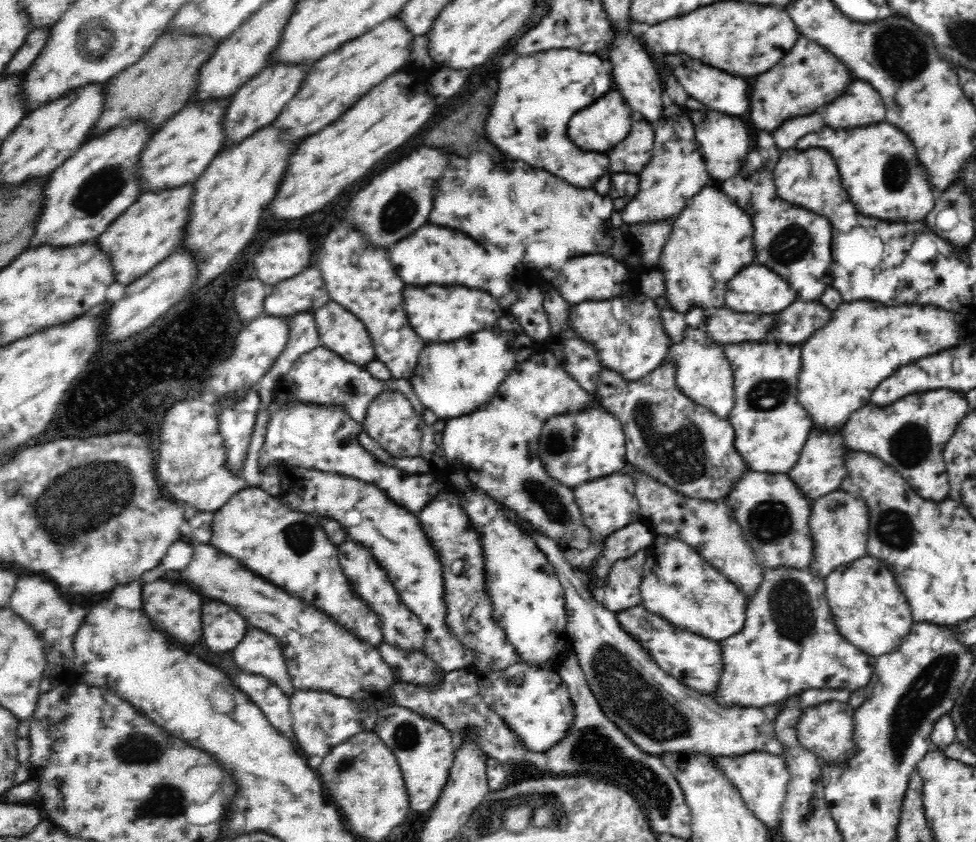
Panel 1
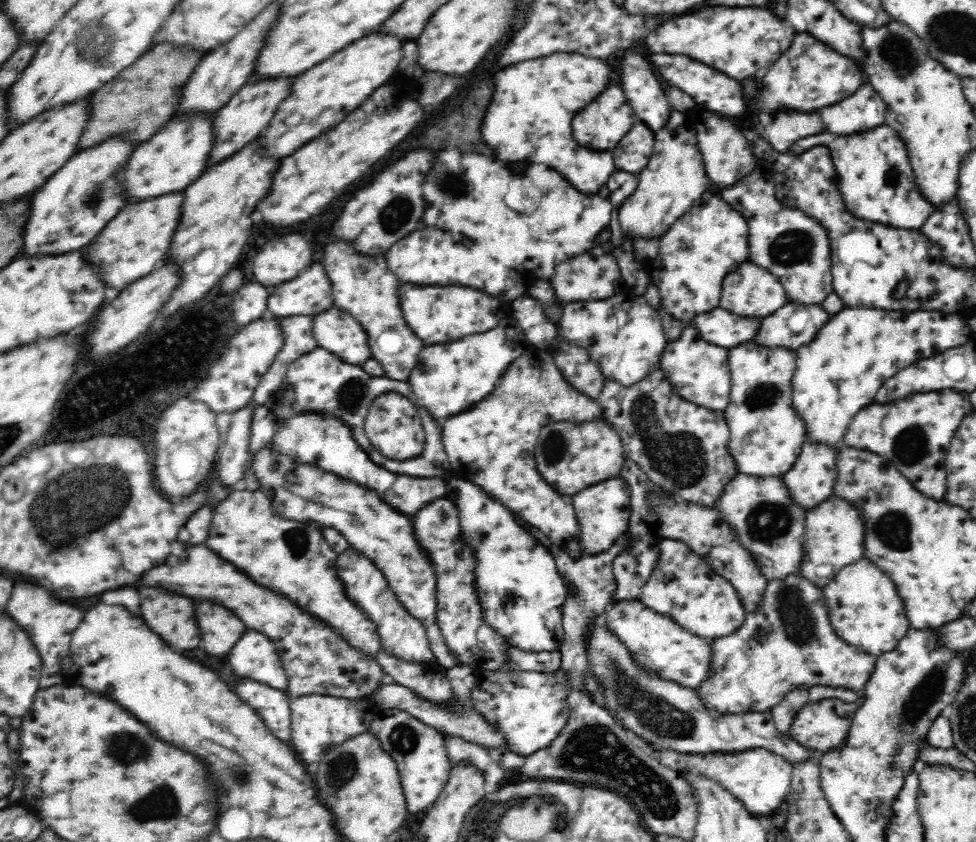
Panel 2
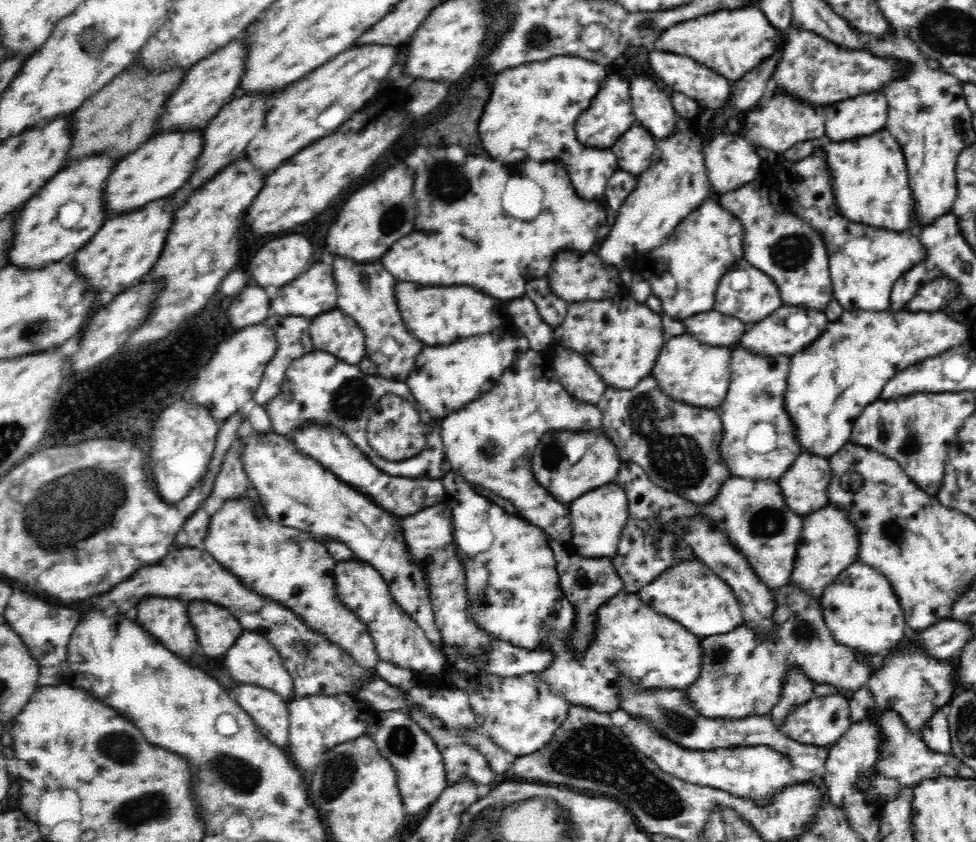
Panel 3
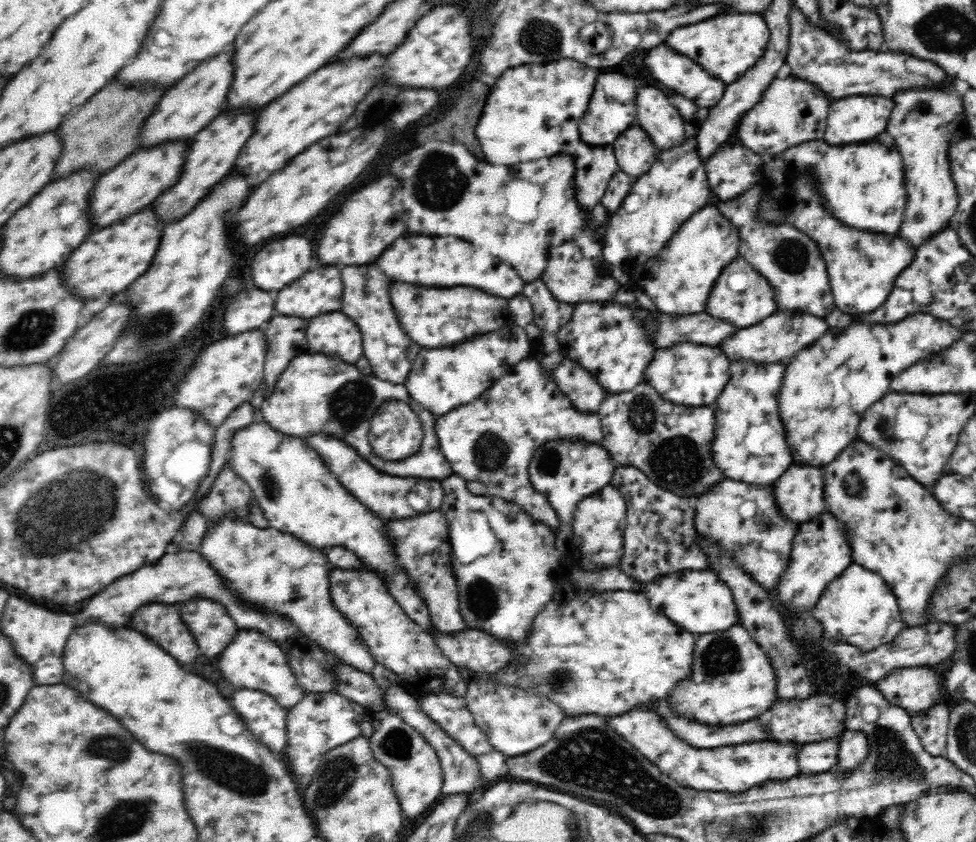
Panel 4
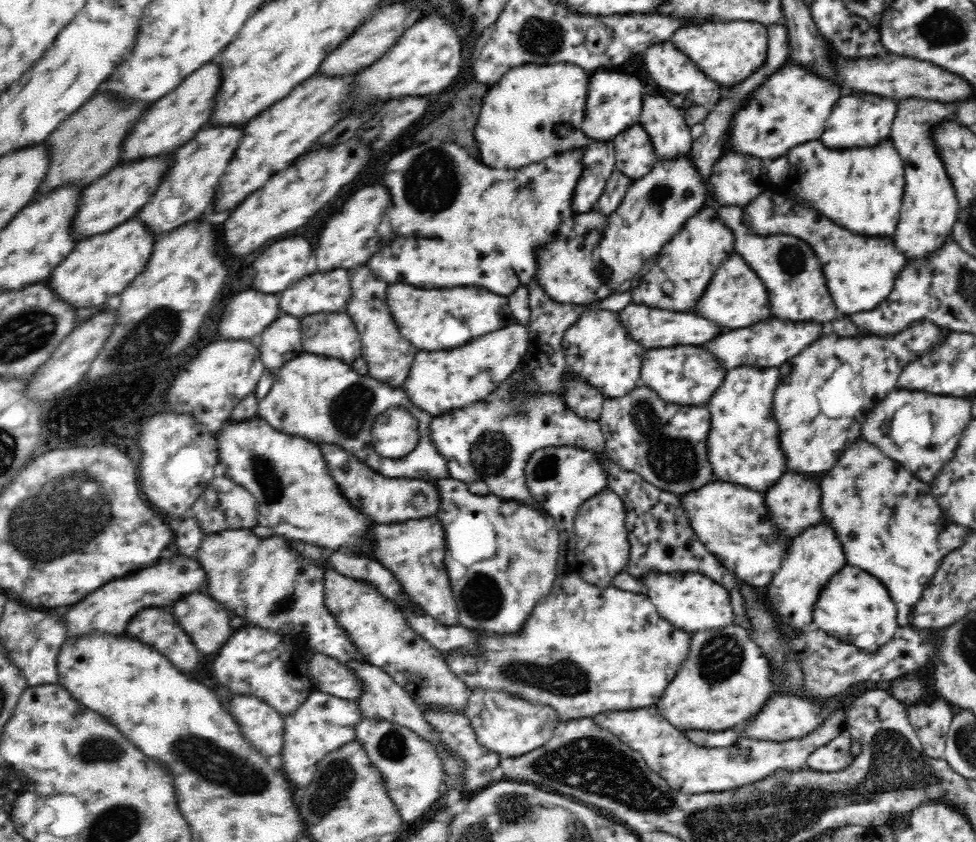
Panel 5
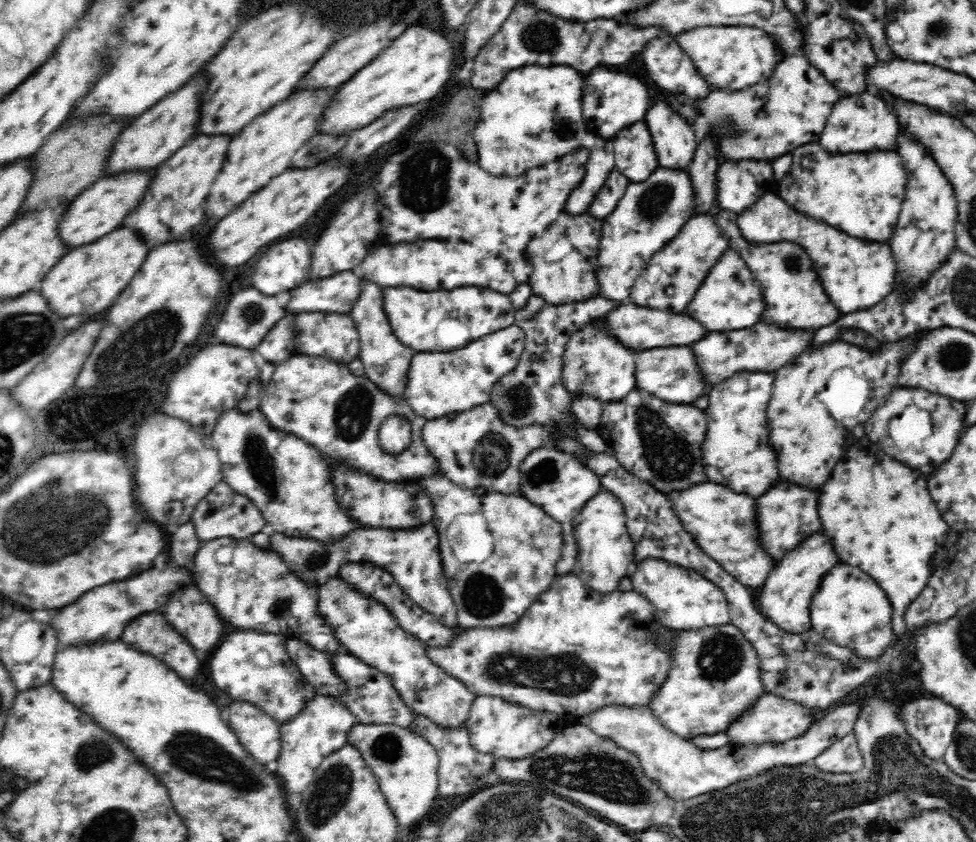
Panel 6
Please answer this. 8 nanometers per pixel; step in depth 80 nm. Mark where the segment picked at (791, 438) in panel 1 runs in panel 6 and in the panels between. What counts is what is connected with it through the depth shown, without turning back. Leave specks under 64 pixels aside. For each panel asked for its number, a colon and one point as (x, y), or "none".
2: (766, 431)
3: (760, 441)
4: (751, 445)
5: (744, 443)
6: (737, 451)

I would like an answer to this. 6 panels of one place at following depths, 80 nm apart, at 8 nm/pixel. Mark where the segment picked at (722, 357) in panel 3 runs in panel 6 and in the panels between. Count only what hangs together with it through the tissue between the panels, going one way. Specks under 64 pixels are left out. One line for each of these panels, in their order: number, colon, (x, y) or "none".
4: (687, 373)
5: (689, 375)
6: (672, 373)

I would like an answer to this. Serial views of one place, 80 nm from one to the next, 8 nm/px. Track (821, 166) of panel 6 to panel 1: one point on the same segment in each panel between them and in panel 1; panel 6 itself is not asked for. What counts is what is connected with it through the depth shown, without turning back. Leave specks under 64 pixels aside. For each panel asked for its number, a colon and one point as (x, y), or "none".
1: (879, 163)
2: (876, 177)
3: (871, 180)
4: (864, 182)
5: (861, 188)

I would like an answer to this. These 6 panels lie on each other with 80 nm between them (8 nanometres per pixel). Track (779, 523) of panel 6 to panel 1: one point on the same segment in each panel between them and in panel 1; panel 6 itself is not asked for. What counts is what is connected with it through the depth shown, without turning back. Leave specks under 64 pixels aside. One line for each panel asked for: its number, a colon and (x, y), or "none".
1: (821, 468)
2: (812, 479)
3: (805, 484)
4: (799, 492)
5: (795, 501)

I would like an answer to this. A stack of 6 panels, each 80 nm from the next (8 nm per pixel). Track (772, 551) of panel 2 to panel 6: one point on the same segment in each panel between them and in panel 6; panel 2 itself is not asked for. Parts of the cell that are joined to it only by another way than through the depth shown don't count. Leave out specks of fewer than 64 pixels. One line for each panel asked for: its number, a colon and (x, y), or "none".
3: (754, 513)
4: (743, 517)
5: (733, 521)
6: (725, 524)

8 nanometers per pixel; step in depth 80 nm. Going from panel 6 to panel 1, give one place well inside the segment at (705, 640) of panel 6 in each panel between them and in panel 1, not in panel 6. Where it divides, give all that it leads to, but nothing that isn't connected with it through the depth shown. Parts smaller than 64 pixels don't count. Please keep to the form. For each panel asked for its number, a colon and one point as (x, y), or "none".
1: (790, 643)
2: (787, 641)
3: (743, 673)
4: (733, 680)
5: (727, 680)

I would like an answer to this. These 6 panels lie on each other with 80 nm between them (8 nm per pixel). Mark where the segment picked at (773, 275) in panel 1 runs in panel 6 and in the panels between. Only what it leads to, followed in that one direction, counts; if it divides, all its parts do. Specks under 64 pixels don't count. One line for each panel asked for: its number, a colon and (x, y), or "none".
2: (755, 292)
3: (761, 297)
4: (746, 307)
5: (737, 298)
6: (731, 298)

